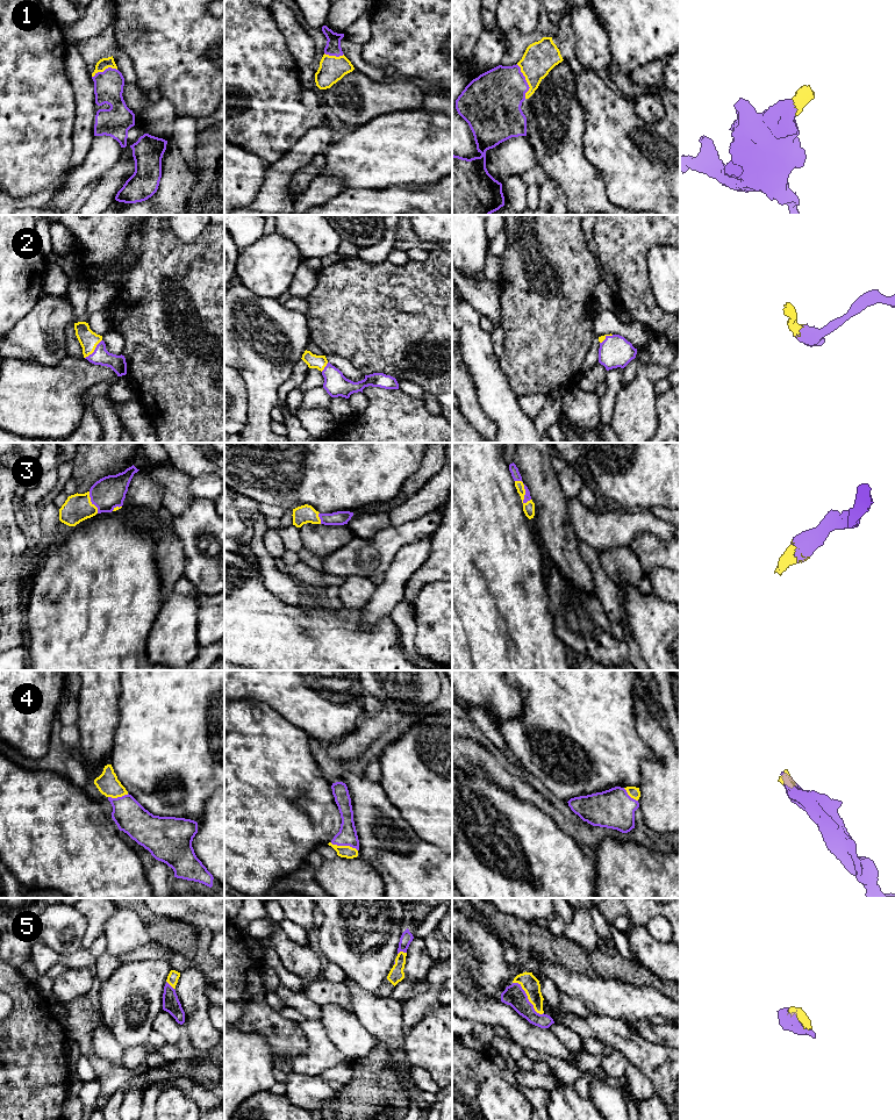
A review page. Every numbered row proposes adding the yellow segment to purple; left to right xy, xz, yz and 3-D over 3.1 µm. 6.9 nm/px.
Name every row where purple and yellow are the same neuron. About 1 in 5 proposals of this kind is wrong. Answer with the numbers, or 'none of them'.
1, 2, 3, 4, 5

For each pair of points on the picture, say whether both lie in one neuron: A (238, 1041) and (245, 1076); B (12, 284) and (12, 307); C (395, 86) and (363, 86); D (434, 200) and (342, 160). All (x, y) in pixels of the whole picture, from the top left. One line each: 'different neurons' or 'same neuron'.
A: same neuron
B: same neuron
C: same neuron
D: different neurons

